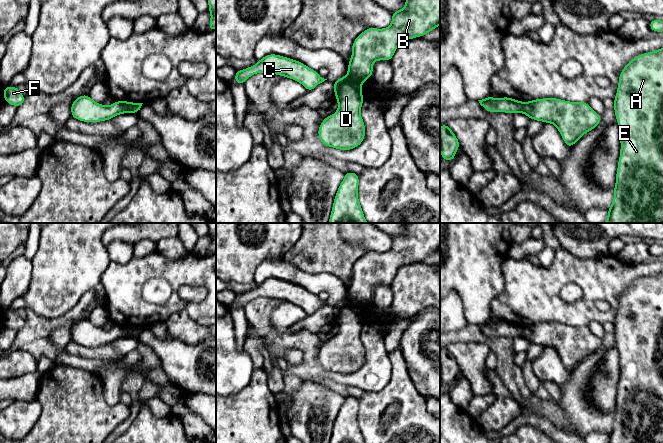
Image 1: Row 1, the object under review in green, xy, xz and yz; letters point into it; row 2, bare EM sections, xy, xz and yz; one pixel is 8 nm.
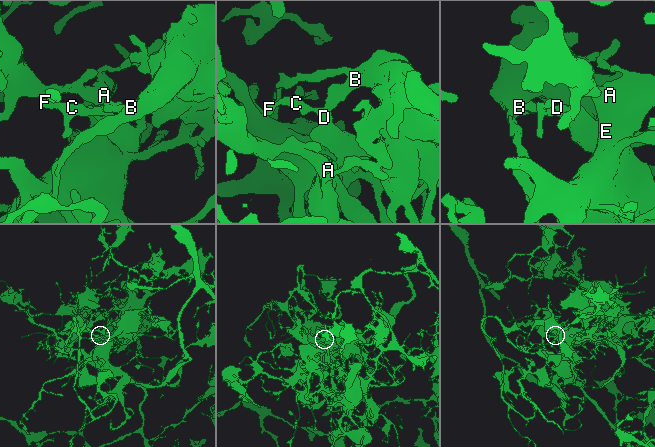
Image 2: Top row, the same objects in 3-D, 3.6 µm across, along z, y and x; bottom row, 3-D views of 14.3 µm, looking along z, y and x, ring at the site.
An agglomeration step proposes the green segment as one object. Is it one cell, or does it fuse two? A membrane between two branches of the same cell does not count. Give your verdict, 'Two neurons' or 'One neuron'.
Two neurons

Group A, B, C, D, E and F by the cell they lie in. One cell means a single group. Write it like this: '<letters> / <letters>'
A C D E F / B

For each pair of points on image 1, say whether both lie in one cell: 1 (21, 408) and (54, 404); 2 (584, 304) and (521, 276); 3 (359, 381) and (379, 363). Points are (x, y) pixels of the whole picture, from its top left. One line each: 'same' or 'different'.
1: different
2: same
3: same

